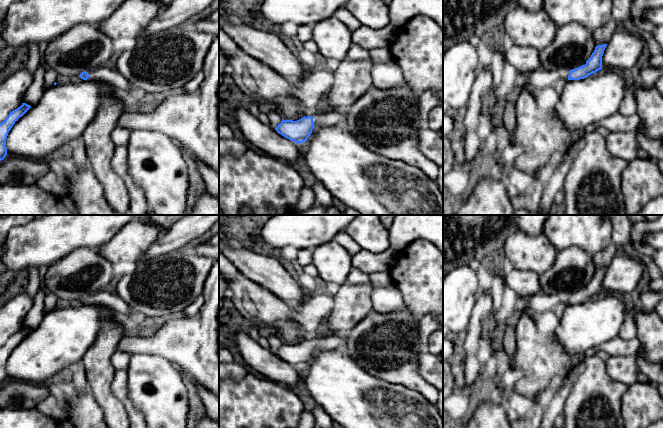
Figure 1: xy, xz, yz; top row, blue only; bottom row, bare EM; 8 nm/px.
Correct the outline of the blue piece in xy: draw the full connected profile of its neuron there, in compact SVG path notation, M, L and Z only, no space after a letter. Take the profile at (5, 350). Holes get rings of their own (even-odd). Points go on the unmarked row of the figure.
M22 327L20 331L10 336L7 342L0 347L0 385L7 379L6 363L9 355L15 346L18 345L18 343L22 341L30 332L30 329Z

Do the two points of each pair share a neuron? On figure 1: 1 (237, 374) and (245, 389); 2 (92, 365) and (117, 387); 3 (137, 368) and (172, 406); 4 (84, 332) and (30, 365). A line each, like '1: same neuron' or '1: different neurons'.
1: different neurons
2: different neurons
3: same neuron
4: same neuron

